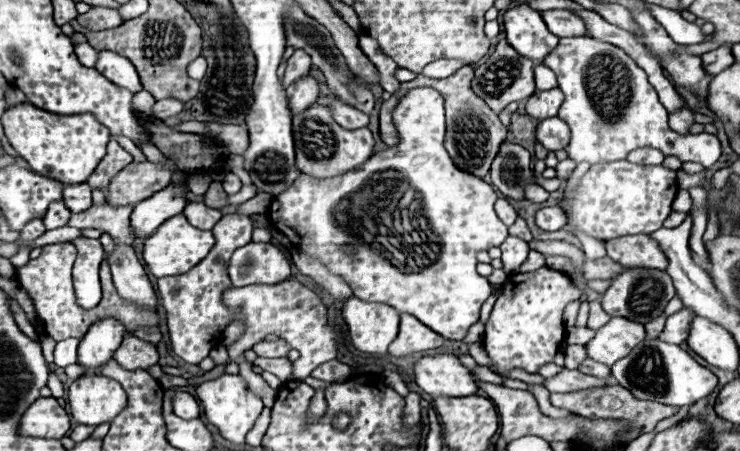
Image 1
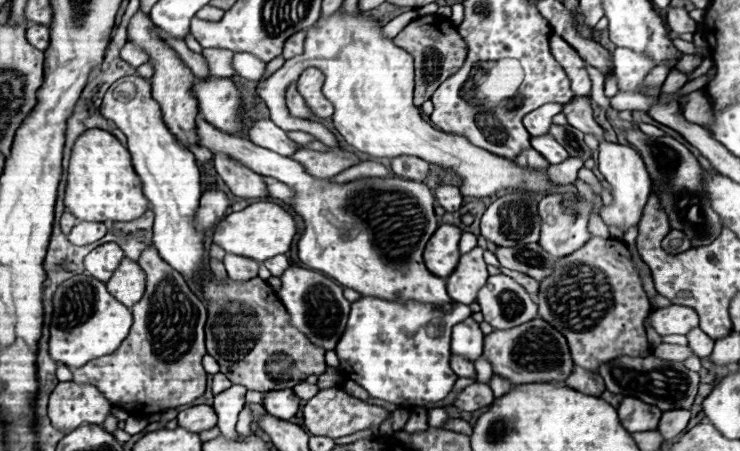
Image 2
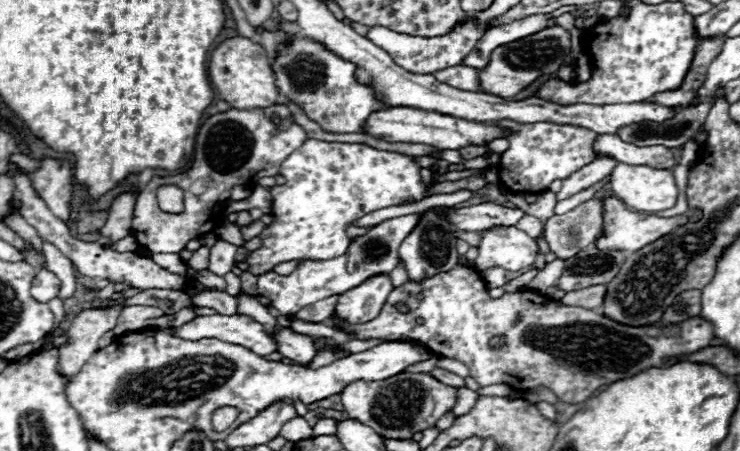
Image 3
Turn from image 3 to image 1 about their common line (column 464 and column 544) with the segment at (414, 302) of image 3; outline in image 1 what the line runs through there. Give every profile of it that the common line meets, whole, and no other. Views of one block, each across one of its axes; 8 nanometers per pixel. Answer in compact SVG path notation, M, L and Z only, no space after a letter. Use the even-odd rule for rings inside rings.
M546 266L534 272L508 276L502 284L502 294L494 302L482 338L484 350L492 362L492 370L500 376L514 368L536 374L540 366L550 364L556 356L556 348L564 340L564 306L578 298L580 292L572 280L564 272Z

